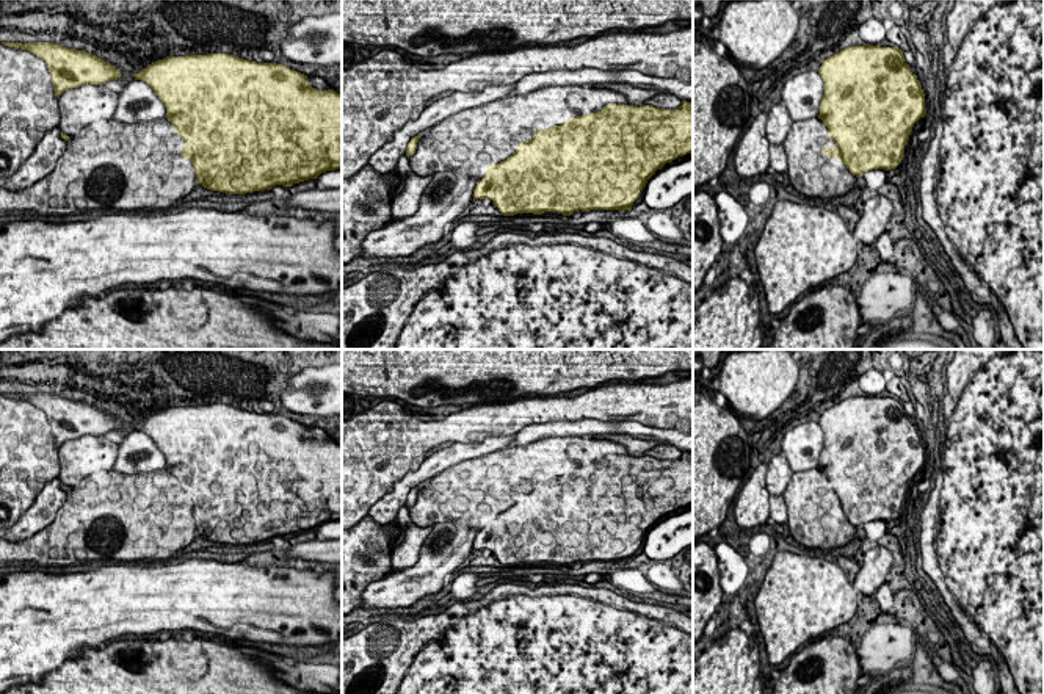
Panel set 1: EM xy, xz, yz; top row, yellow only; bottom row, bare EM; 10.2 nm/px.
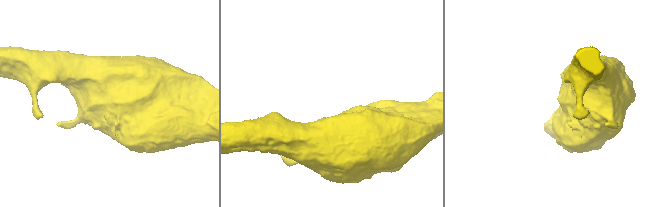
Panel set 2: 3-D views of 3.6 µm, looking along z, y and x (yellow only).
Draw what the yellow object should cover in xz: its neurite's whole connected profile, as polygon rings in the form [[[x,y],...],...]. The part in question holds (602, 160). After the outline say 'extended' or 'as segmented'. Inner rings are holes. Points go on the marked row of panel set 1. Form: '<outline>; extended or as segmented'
[[[682,100],[677,110],[652,105],[610,103],[602,111],[567,119],[547,130],[538,128],[530,141],[520,141],[516,152],[498,164],[488,164],[486,175],[477,182],[473,199],[491,199],[505,216],[517,213],[542,215],[558,211],[630,210],[647,180],[666,163],[693,152],[693,102]]]; as segmented

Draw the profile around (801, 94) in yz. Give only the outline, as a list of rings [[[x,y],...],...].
[[[817,70],[792,77],[781,89],[781,102],[787,107],[793,122],[818,117],[823,96],[825,81]]]

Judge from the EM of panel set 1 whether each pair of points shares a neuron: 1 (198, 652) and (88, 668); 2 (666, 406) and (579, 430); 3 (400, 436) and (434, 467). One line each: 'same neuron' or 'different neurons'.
1: same neuron
2: different neurons
3: different neurons

